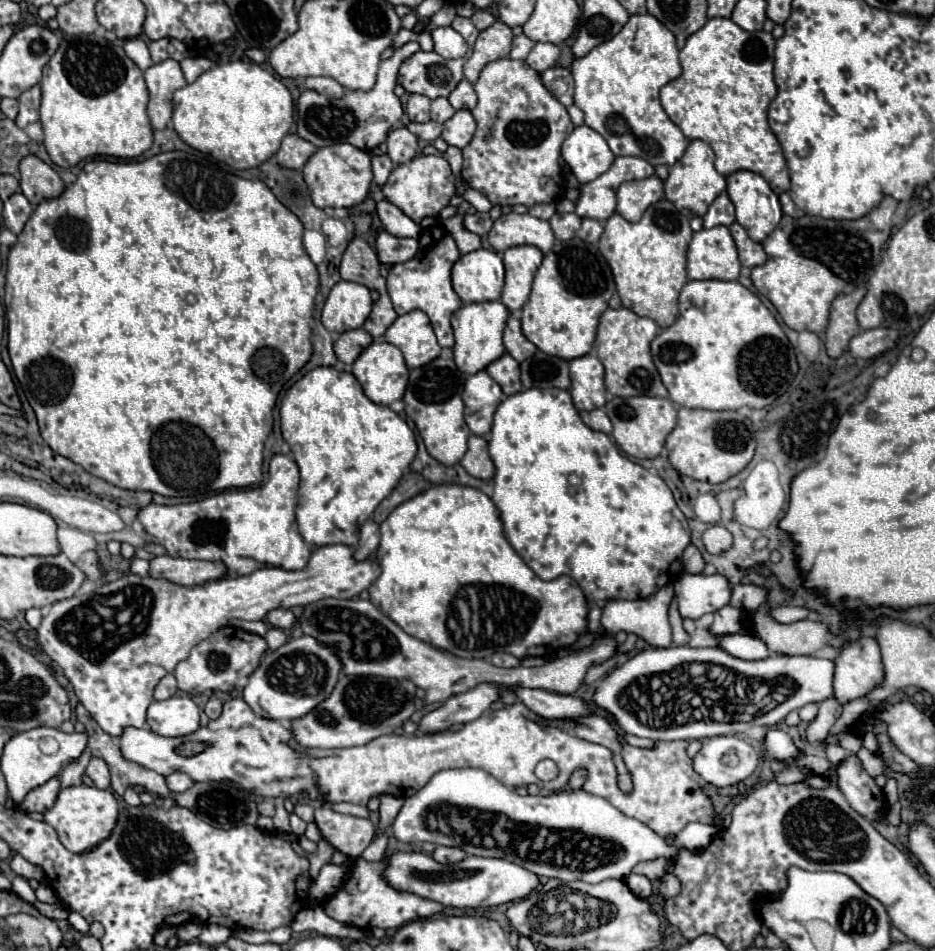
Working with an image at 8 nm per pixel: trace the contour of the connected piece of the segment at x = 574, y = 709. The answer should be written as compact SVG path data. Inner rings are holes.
M515 686L509 688L511 692L517 694L517 698L535 714L543 716L543 718L579 718L579 716L587 716L589 708L583 700L569 696L569 694L557 694L557 692L549 692L549 690L541 690L541 688L523 688L523 686Z

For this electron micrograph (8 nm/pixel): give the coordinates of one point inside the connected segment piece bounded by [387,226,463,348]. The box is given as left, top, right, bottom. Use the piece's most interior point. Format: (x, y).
(423, 283)

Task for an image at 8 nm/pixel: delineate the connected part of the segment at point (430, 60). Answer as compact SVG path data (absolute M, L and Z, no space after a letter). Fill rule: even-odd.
M419 50L419 52L415 52L413 56L409 56L407 60L403 60L403 64L401 64L401 68L399 68L399 84L409 92L409 94L423 94L423 96L427 96L427 98L431 98L431 100L435 100L437 96L449 96L449 92L453 92L453 88L461 82L461 78L463 78L463 64L467 62L467 58L469 58L469 52L467 52L467 56L463 56L463 58L457 58L457 60L445 60L445 58L441 58L439 54L435 54L435 52L423 52L423 50Z

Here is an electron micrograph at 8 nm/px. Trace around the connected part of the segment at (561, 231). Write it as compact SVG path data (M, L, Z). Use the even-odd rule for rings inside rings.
M553 214L553 218L549 220L553 232L555 232L555 238L557 240L571 240L577 230L581 228L581 218L577 214Z

